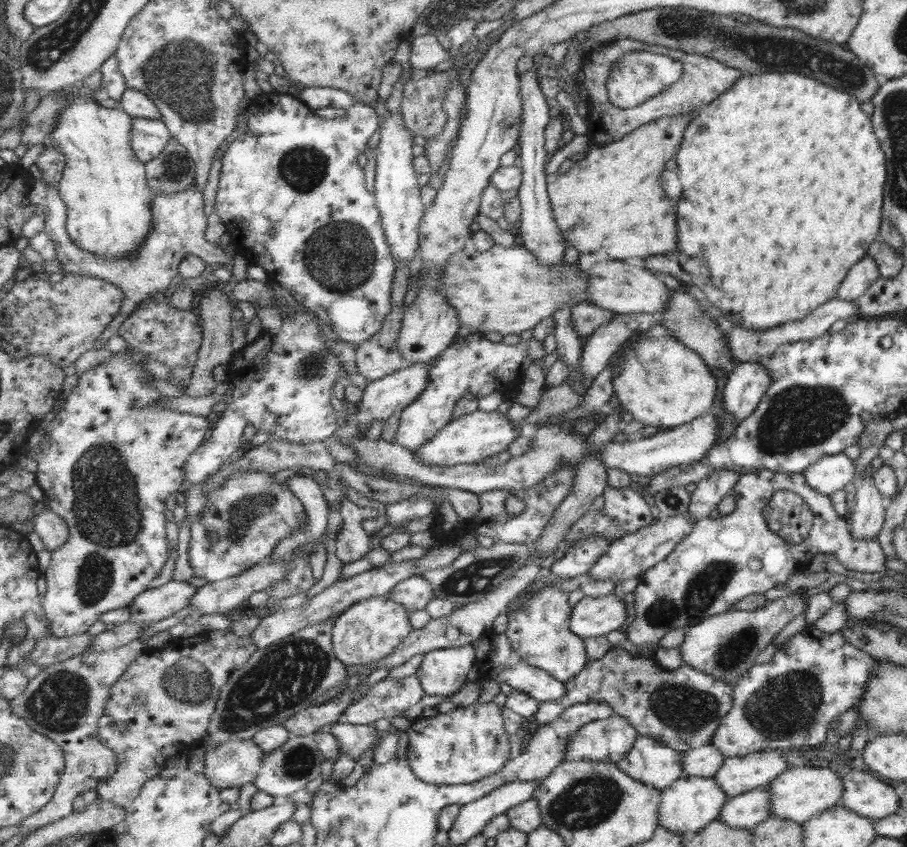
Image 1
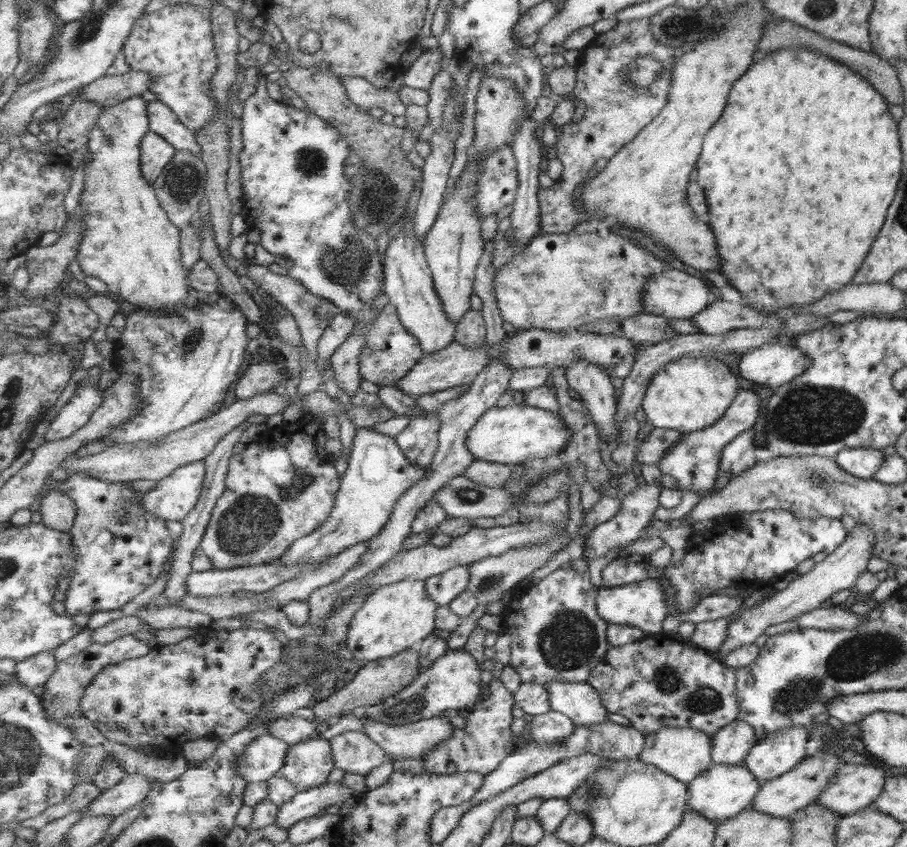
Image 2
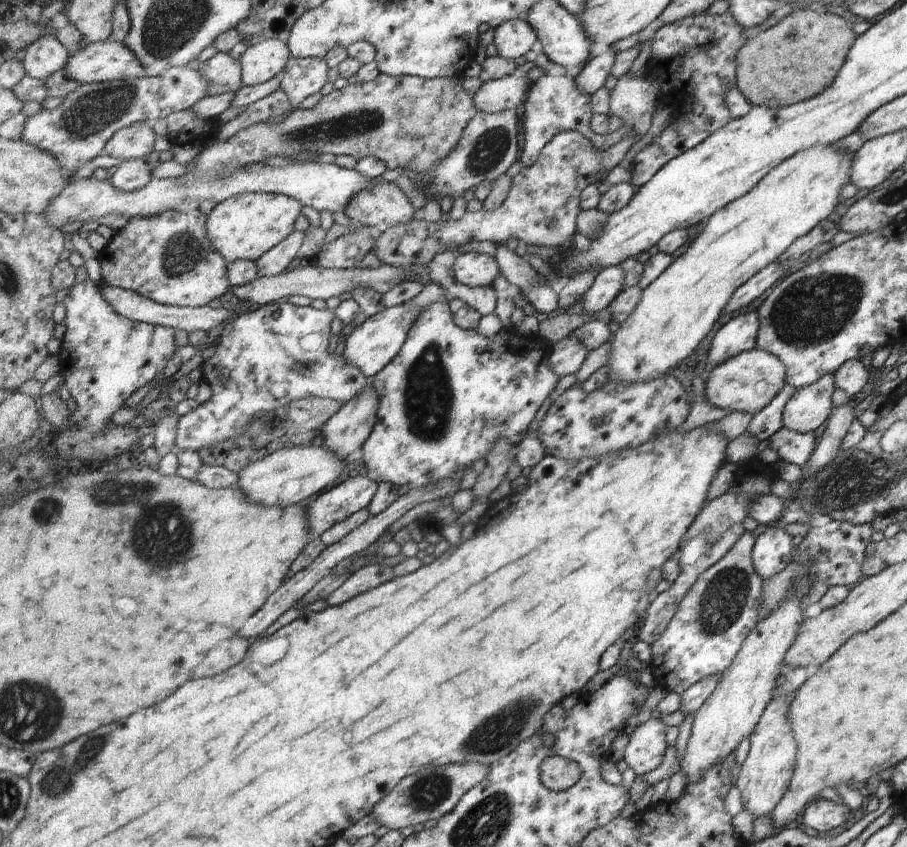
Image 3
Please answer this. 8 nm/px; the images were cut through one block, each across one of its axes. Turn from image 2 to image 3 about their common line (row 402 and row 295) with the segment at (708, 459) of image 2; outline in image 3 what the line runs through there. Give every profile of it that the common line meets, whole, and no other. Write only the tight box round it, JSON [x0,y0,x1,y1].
[722,263,785,313]

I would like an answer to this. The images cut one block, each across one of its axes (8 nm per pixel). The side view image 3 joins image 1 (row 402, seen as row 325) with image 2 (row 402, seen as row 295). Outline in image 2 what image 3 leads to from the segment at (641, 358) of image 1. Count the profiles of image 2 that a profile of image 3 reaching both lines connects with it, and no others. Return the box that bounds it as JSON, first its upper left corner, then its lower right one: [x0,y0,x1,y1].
[642,356,737,434]

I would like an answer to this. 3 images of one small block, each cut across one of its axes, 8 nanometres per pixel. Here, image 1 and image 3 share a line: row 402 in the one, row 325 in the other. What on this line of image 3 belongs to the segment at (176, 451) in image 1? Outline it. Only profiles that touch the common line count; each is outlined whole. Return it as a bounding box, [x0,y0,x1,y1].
[52,278,177,464]

